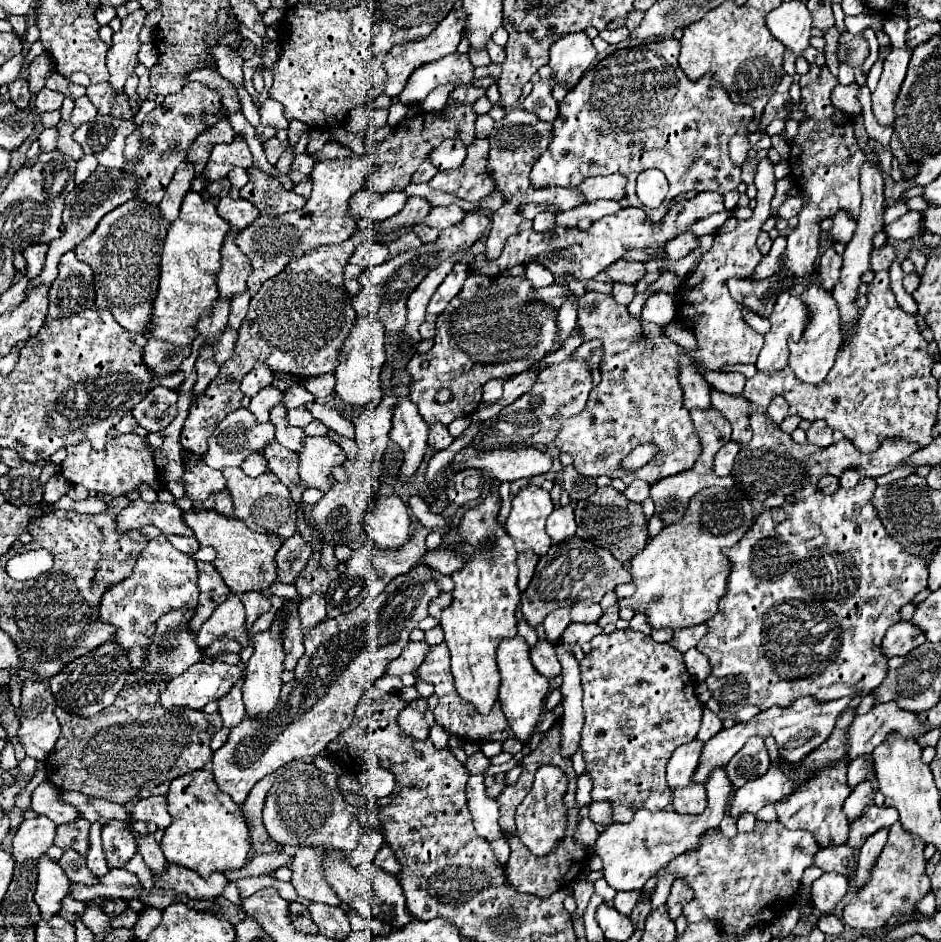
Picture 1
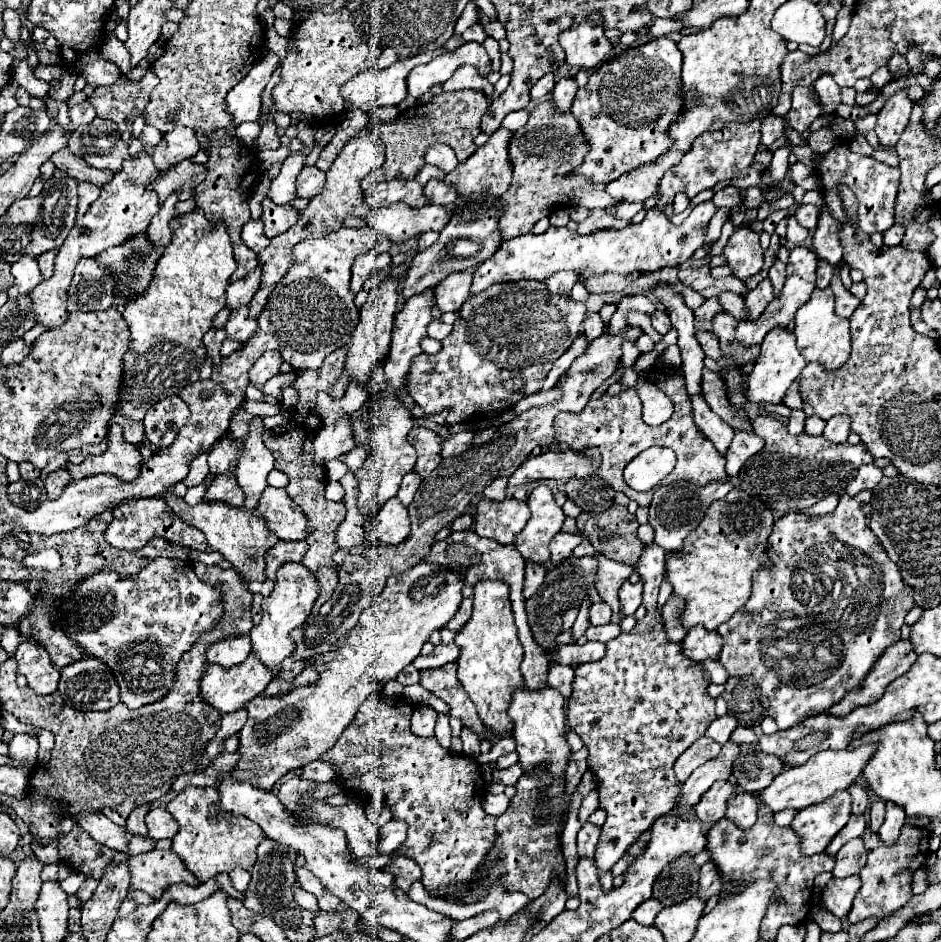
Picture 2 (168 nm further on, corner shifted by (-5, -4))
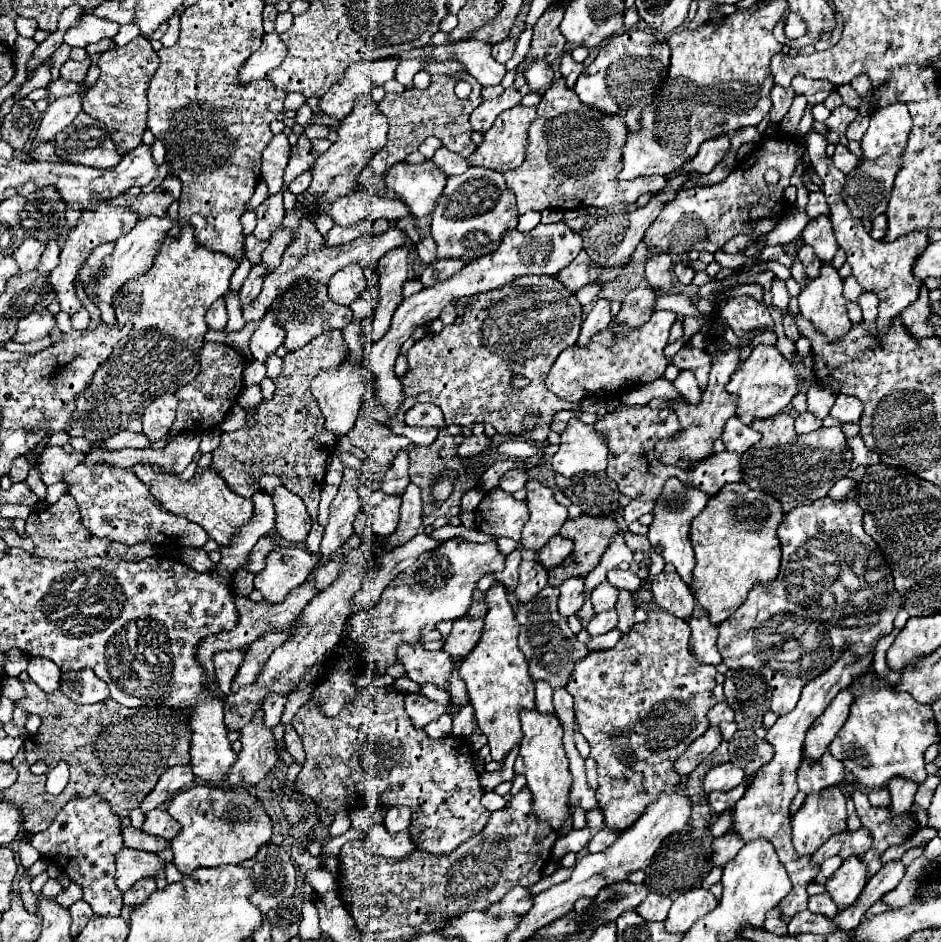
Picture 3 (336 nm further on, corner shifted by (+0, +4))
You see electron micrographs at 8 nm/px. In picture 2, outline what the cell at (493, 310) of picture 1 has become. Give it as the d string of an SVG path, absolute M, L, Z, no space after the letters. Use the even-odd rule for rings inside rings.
M512 282L512 284L494 284L482 294L470 296L460 312L450 336L442 340L442 350L434 356L420 354L412 360L412 372L408 374L408 394L414 398L416 404L424 408L426 414L440 414L442 410L451 410L447 418L448 425L465 423L477 416L488 414L502 414L510 410L518 400L536 394L542 390L544 380L552 368L552 364L572 346L576 336L582 332L582 322L586 318L586 306L582 302L572 300L570 296L560 296L548 292L544 282ZM510 378L524 378L526 386L510 394L504 390L506 380Z

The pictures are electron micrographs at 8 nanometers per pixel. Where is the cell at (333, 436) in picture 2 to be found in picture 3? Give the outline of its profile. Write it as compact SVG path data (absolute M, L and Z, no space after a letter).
M347 358L345 364L319 374L311 382L311 392L313 392L315 400L319 402L319 408L325 416L325 426L323 426L325 430L335 432L337 436L345 436L355 426L355 418L357 418L357 412L359 412L359 406L361 406L361 398L367 390L367 384L363 384L363 380L367 380L367 372L363 372L361 366L353 366L353 362Z

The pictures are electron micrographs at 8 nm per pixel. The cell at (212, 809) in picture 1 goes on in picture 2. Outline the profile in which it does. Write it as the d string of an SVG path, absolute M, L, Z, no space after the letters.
M188 786L168 804L166 810L180 822L180 832L172 838L172 850L200 882L206 882L220 872L230 872L236 866L244 870L254 866L258 858L256 848L266 836L256 824L252 824L252 820L222 812L216 788Z

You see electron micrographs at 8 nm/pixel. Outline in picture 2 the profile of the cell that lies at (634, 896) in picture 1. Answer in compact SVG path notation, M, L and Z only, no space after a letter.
M650 898L650 900L646 900L644 904L640 904L636 908L636 912L632 914L632 918L638 924L642 924L642 926L654 926L654 920L656 920L656 916L658 916L660 910L662 910L662 904L658 900Z

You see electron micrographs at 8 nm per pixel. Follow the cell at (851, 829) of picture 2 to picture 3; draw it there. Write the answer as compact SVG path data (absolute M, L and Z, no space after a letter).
M839 832L839 834L835 834L835 836L831 836L811 858L813 858L813 864L821 864L825 858L829 858L829 856L835 856L837 852L839 852L839 848L841 848L841 844L843 844L843 840L845 840L845 836L847 836L847 832Z

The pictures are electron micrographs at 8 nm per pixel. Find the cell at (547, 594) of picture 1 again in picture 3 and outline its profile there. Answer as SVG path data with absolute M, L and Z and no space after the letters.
M547 584L531 602L523 604L519 602L519 608L515 612L517 622L521 626L519 634L519 648L523 650L527 664L529 664L529 674L535 680L545 680L553 688L565 686L571 674L571 668L575 666L575 660L583 658L589 650L585 644L573 644L575 634L567 626L567 618L563 618L557 612L557 600L559 600L559 588Z

